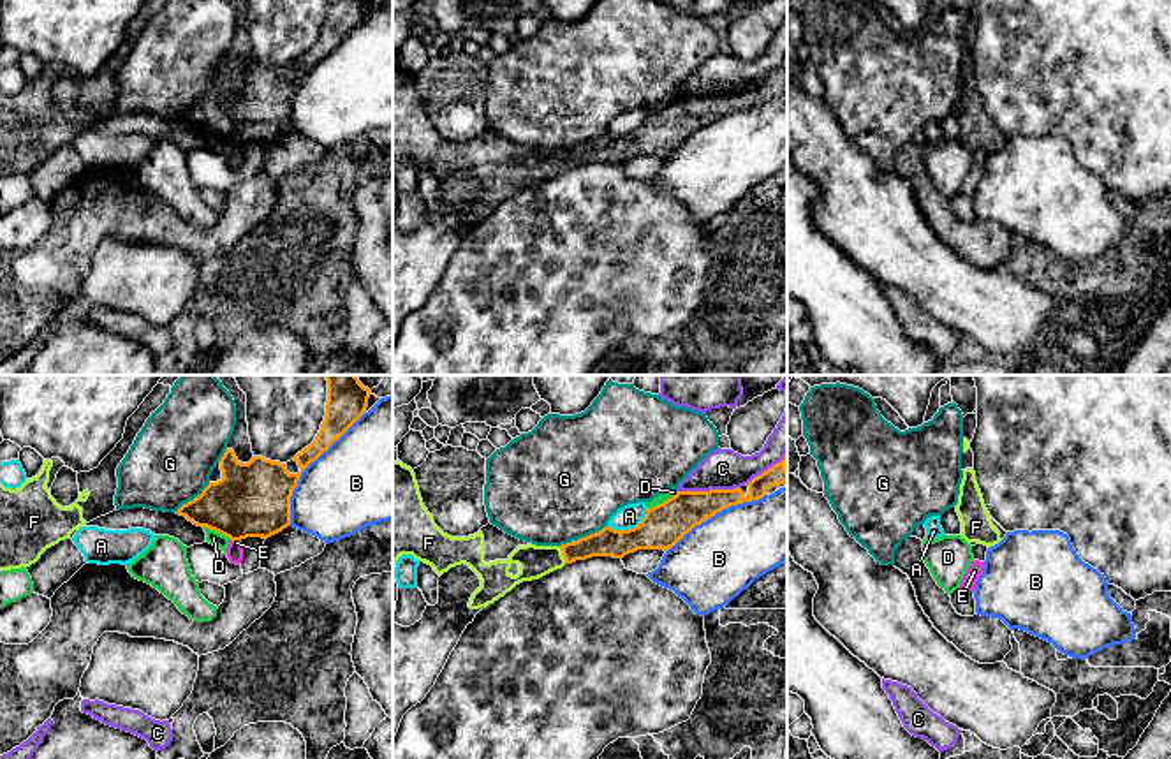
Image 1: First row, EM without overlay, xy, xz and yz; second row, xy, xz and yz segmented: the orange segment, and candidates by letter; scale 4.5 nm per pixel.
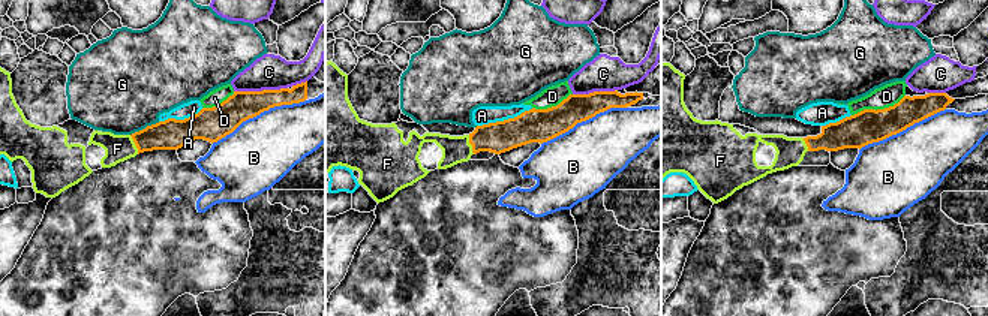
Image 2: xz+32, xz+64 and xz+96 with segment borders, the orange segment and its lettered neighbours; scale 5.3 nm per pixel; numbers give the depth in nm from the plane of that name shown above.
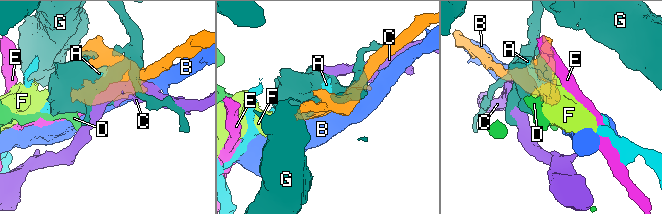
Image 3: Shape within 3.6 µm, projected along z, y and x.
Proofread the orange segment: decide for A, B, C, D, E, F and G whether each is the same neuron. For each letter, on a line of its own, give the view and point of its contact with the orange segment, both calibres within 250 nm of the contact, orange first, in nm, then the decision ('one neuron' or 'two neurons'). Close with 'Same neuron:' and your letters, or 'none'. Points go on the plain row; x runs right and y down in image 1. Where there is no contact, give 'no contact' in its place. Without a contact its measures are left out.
A: contact xz (631, 134); calibres 190 and 100 nm; two neurons
B: contact xy (307, 71); calibres 300 and 400 nm; two neurons
C: contact xz (710, 95); calibres 190 and 190 nm; two neurons
D: contact xz (662, 108); calibres 190 and 40 nm; two neurons
E: contact xy (235, 145); calibres 340 and 80 nm; two neurons
F: contact xz (562, 159); calibres 130 and 150 nm; one neuron
G: contact xy (194, 104); calibres 320 and 380 nm; two neurons
Same neuron: F

